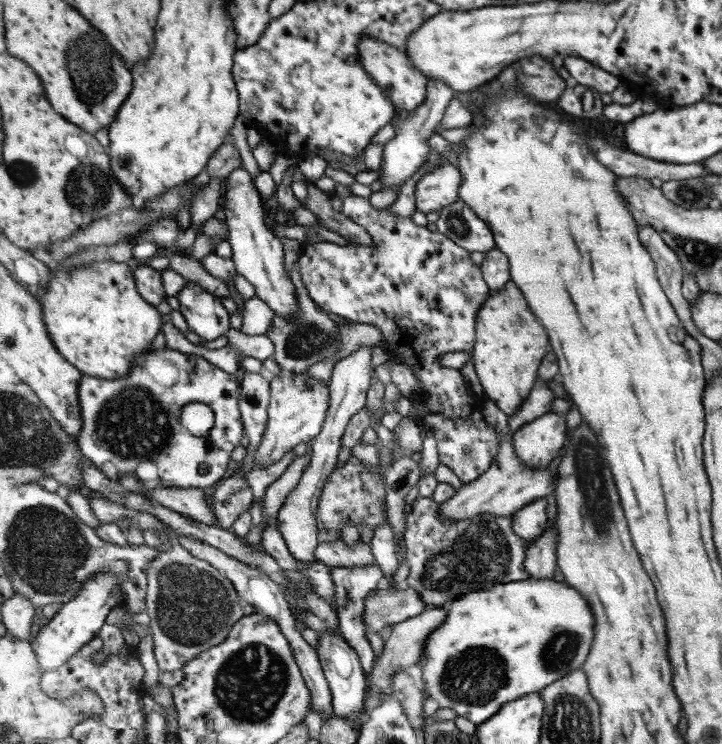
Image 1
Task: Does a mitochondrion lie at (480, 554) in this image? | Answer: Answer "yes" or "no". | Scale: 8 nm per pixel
yes

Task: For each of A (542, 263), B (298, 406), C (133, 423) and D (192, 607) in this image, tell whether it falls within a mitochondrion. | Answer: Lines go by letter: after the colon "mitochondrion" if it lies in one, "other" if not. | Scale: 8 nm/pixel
A: other
B: other
C: mitochondrion
D: mitochondrion

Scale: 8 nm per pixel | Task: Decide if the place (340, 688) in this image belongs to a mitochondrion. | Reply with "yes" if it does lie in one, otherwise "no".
no

